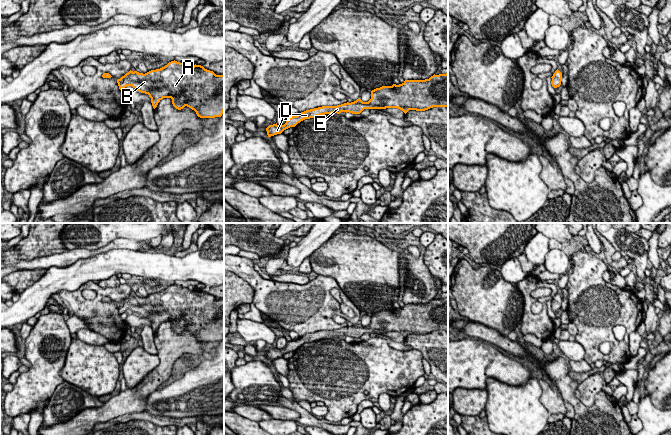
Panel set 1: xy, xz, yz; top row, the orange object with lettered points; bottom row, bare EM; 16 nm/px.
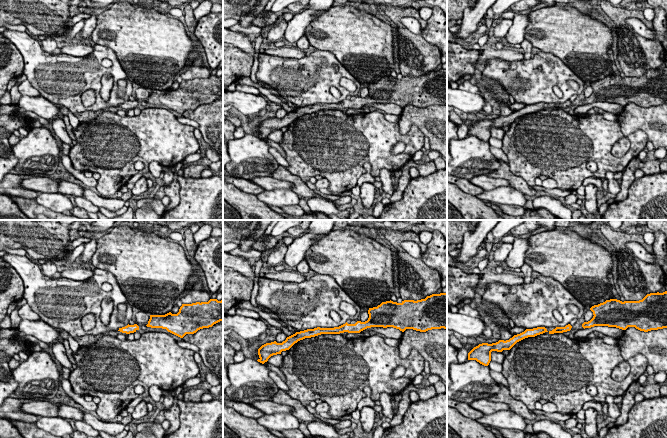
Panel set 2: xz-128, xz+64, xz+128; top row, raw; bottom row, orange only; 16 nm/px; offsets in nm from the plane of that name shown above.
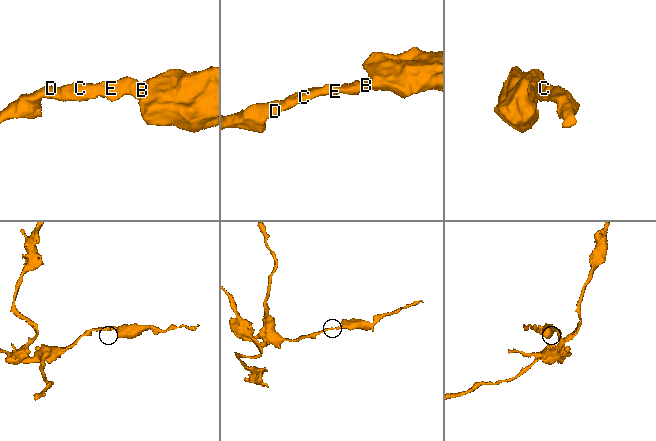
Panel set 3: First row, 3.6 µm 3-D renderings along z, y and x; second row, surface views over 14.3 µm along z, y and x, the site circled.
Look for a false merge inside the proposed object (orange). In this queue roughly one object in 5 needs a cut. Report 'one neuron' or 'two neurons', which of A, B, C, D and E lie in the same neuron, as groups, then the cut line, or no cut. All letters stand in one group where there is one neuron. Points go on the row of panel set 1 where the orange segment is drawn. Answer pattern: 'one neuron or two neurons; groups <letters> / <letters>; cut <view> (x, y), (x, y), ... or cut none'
one neuron; groups A B C D E; cut none

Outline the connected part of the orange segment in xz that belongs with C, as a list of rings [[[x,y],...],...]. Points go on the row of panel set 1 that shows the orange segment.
[[[448,73],[433,75],[425,80],[405,80],[402,84],[392,86],[382,86],[371,91],[371,99],[368,102],[363,102],[357,99],[354,102],[347,102],[337,106],[322,106],[299,113],[297,116],[287,118],[284,125],[273,124],[266,128],[268,137],[281,134],[284,130],[295,127],[298,123],[305,119],[314,118],[320,115],[349,112],[352,114],[360,114],[364,109],[386,109],[398,108],[405,114],[409,110],[425,111],[433,107],[447,107],[448,108]]]

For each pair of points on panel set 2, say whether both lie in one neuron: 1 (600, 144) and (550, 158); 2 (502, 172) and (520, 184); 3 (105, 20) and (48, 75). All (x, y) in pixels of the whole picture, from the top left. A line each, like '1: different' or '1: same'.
1: same
2: same
3: different

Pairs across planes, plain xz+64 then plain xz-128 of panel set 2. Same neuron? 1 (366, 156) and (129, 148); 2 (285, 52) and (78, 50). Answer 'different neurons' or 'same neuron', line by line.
1: same neuron
2: same neuron

